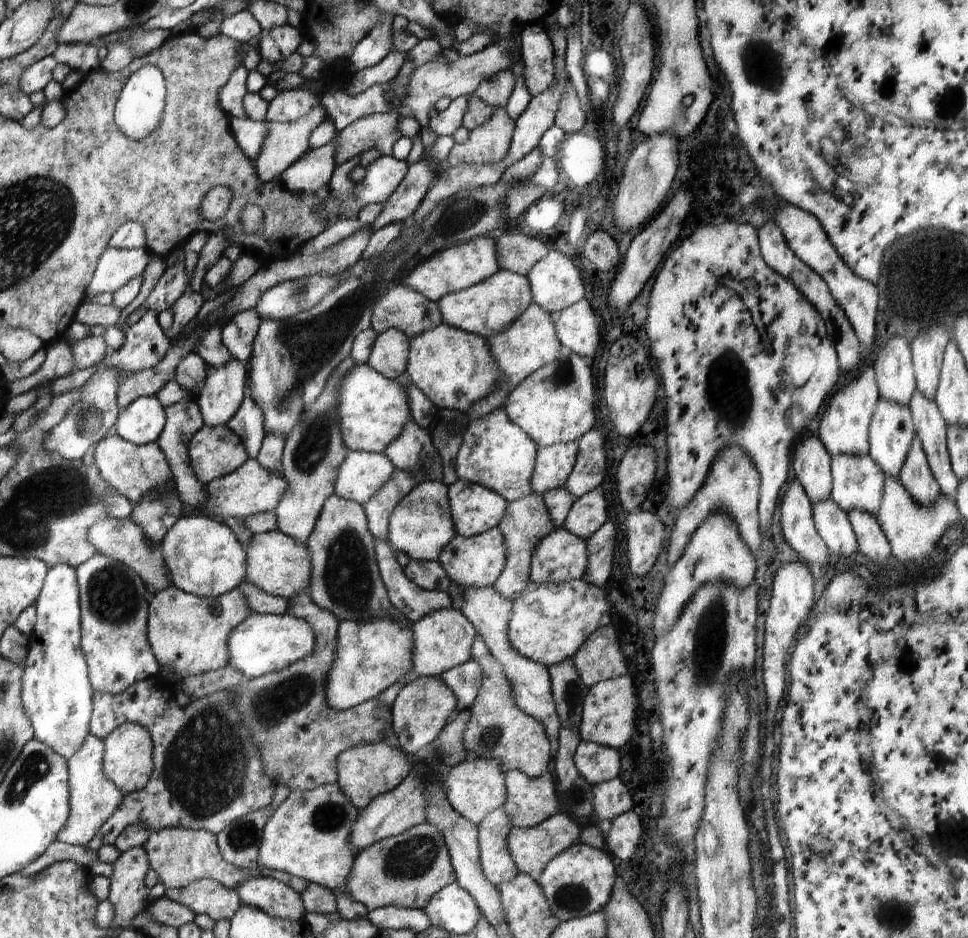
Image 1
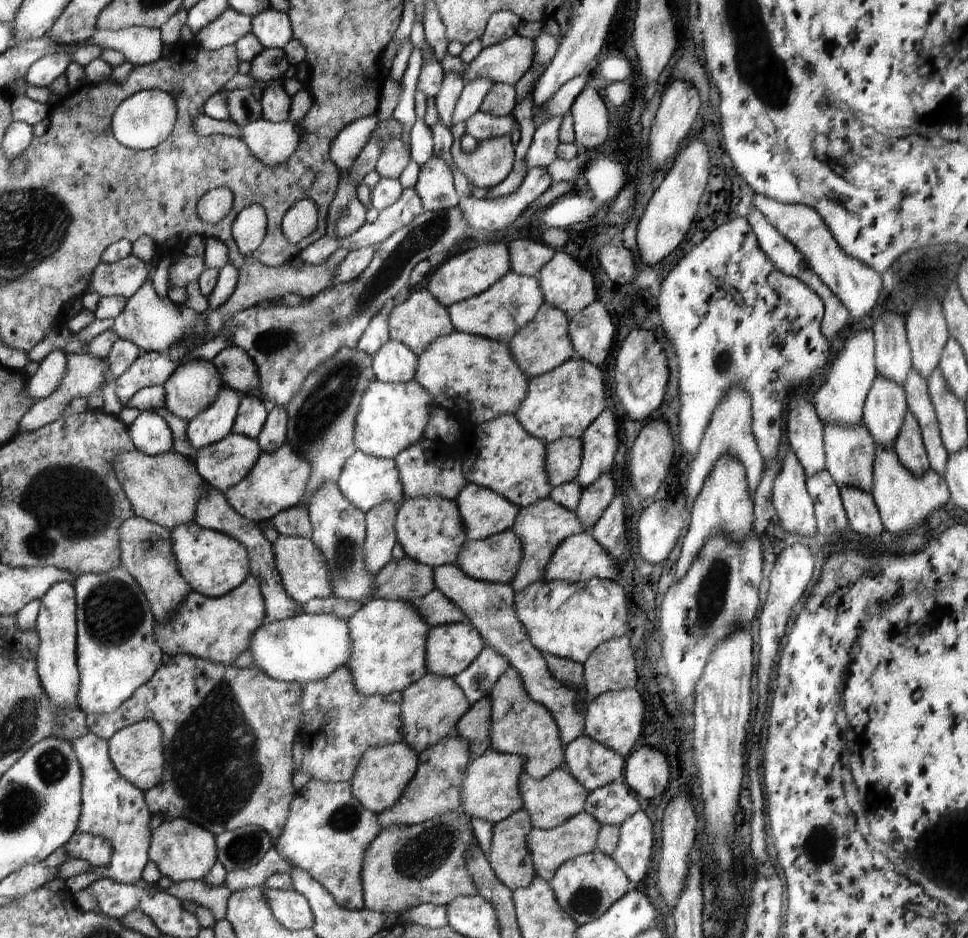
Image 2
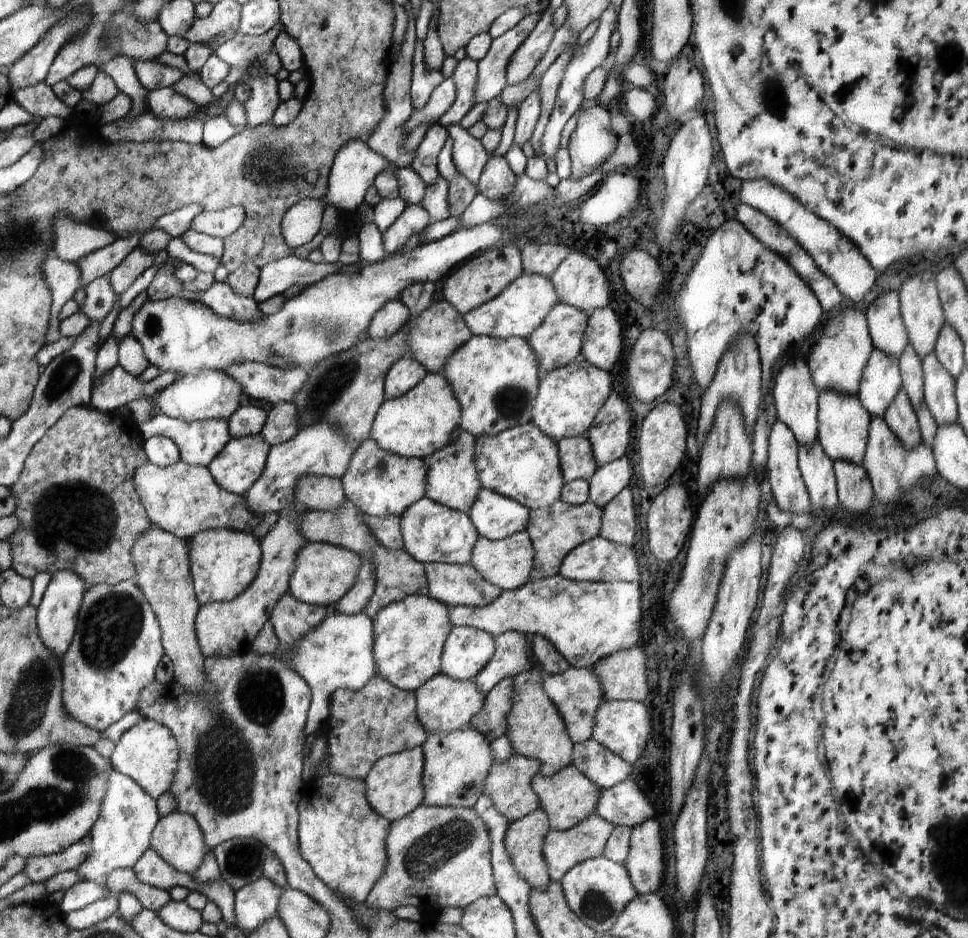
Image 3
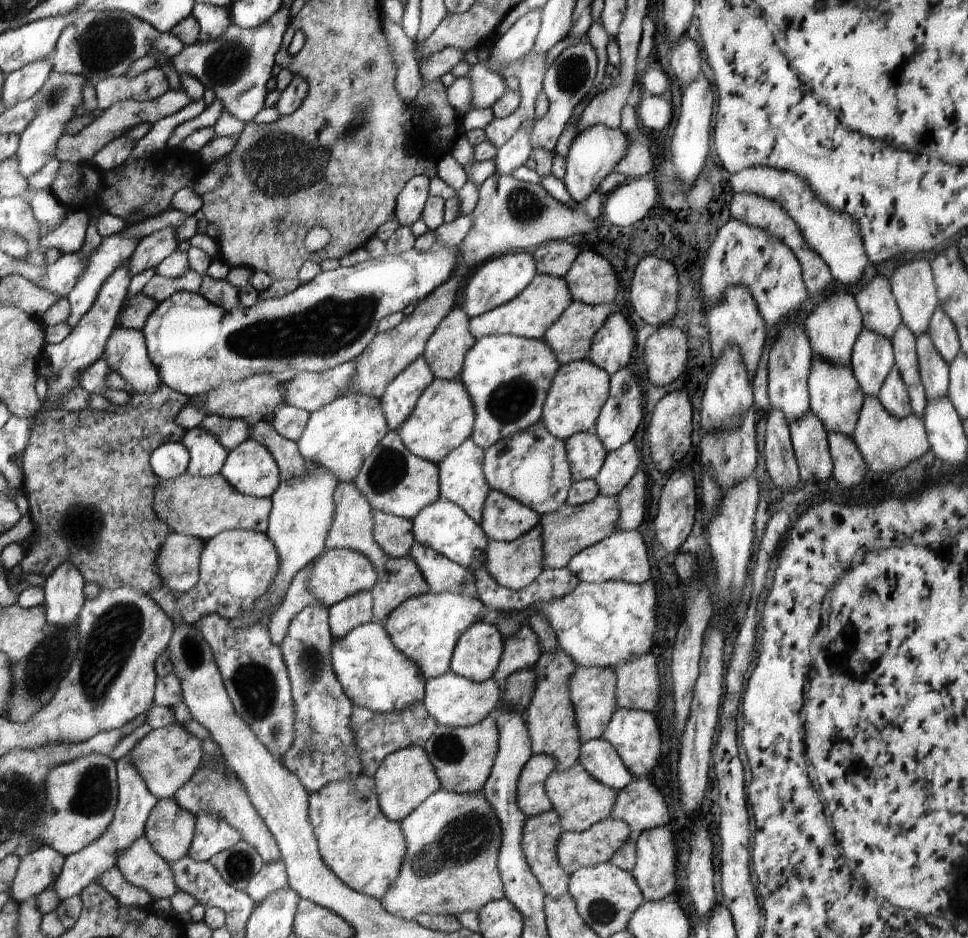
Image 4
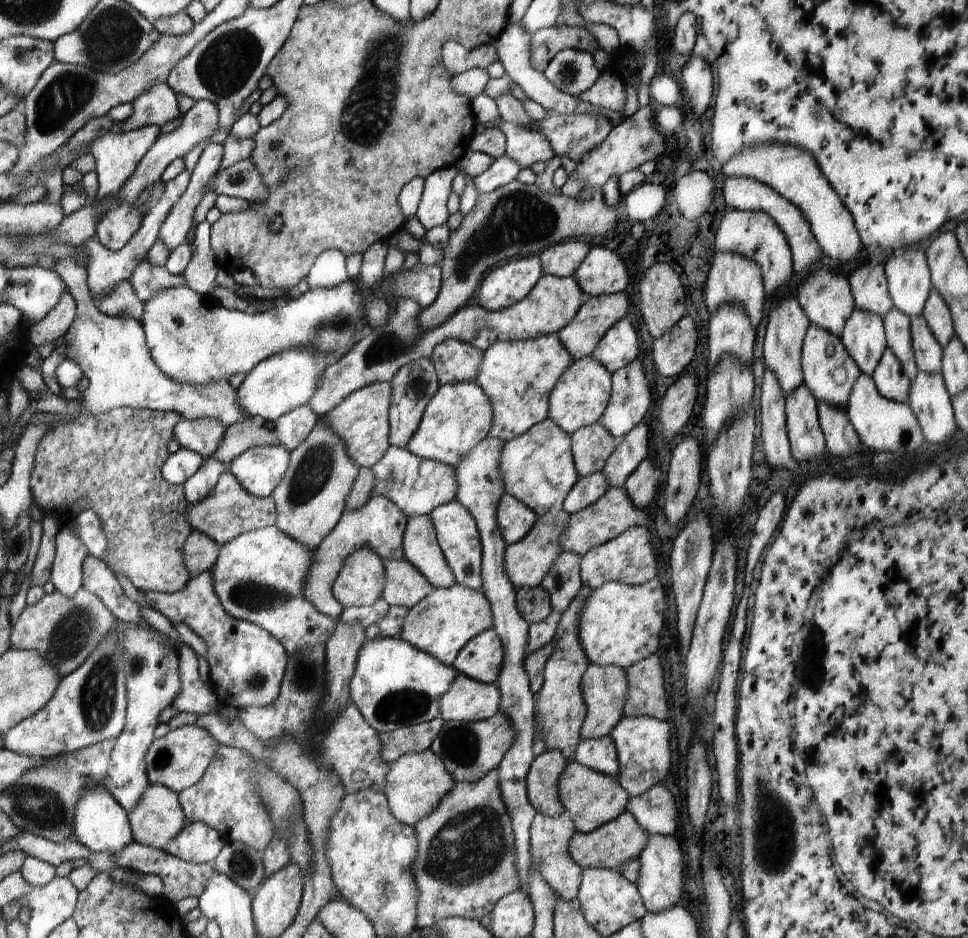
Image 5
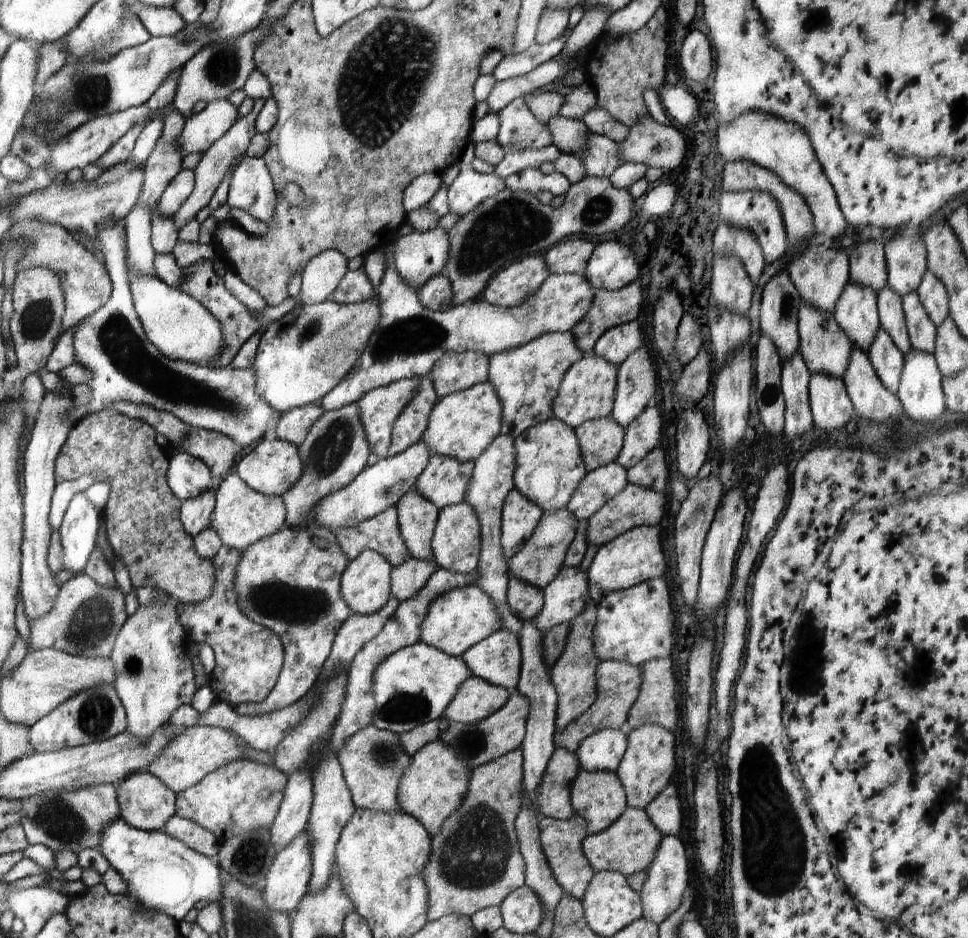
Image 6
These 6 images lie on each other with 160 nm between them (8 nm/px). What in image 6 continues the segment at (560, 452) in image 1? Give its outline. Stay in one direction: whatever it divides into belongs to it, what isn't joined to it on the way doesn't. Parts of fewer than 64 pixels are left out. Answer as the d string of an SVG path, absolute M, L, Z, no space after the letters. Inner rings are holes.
M612 417L589 420L575 432L588 472L614 463L626 440L626 428Z

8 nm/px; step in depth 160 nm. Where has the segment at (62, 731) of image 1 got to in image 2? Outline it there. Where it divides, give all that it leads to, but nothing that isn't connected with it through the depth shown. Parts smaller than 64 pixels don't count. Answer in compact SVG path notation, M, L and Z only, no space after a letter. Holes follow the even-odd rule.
M71 580L57 582L41 598L39 615L35 628L39 633L39 650L37 671L41 678L44 691L47 692L52 704L56 707L78 707L77 690L79 672L76 664L76 633L75 619L75 587Z

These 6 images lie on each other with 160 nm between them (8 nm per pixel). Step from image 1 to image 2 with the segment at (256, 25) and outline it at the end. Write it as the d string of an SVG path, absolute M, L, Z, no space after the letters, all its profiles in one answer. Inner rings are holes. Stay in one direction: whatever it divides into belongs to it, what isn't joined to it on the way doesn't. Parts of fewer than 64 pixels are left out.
M230 7L196 34L195 43L210 51L220 50L243 39L251 30L252 18Z

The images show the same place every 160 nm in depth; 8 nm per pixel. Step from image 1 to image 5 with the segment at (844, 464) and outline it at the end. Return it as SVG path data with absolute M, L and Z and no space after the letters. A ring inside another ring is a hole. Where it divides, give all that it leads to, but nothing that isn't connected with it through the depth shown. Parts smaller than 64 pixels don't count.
M810 323L803 340L801 365L803 382L812 391L815 399L835 407L847 408L847 402L861 370L848 354L839 336Z

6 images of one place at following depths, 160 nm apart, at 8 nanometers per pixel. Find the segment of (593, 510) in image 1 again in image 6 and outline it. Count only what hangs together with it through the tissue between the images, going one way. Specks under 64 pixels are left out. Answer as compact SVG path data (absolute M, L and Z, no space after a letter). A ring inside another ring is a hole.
M648 405L642 414L639 414L626 426L626 440L615 462L621 464L625 469L642 462L658 444L660 428L662 424L660 424L658 406Z

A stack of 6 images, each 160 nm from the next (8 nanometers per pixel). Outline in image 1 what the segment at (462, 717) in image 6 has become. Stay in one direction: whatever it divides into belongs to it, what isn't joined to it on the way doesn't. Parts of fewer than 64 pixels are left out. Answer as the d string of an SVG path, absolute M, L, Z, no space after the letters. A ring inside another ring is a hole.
M440 677L413 678L402 686L398 698L392 705L392 720L394 721L394 732L404 746L406 752L416 755L418 748L428 746L432 740L440 737L442 728L447 727L446 722L450 720L452 710L456 708L456 696L452 690L440 680Z

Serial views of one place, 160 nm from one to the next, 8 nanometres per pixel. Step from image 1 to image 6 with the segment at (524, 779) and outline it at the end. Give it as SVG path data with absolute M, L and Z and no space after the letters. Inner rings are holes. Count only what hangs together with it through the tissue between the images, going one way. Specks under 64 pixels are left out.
M580 771L578 778L572 784L571 804L574 814L587 820L588 834L606 831L611 824L616 823L623 812L627 810L627 795L618 773L612 771Z

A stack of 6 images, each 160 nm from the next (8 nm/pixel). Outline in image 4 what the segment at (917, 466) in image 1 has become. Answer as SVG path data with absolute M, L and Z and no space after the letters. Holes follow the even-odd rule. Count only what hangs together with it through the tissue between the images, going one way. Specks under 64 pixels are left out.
M896 365L891 368L881 384L877 397L883 407L894 416L905 417L911 413L911 402L907 386L904 384Z

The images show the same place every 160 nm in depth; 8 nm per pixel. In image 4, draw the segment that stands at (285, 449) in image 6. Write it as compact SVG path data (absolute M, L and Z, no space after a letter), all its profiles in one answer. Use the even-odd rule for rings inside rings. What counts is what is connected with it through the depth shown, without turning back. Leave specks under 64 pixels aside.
M250 438L230 451L221 475L241 493L260 498L270 498L282 482L271 451Z

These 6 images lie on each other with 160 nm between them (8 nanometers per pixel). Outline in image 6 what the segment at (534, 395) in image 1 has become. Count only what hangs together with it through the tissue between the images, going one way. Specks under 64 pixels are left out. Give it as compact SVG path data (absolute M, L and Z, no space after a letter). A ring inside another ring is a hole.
M594 352L585 353L584 357L568 370L566 378L559 388L558 398L554 402L554 418L559 418L567 425L571 425L573 429L577 429L589 420L610 417L612 402L615 402L614 390L617 390L616 372L619 372L616 370L616 365L604 360L604 357L599 357Z

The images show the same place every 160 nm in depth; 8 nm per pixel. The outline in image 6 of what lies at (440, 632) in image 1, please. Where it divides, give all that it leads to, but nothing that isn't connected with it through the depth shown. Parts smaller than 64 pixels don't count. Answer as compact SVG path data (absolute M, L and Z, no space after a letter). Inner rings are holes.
M496 631L476 643L462 658L473 676L511 691L518 687L522 672L522 643L512 631Z

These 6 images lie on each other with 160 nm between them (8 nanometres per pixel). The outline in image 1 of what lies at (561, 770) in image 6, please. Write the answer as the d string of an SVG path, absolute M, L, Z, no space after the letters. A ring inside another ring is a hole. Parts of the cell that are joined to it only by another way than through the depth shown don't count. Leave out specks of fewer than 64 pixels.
M469 757L452 768L442 788L452 808L476 826L483 823L490 812L502 808L507 801L506 776L500 760Z

